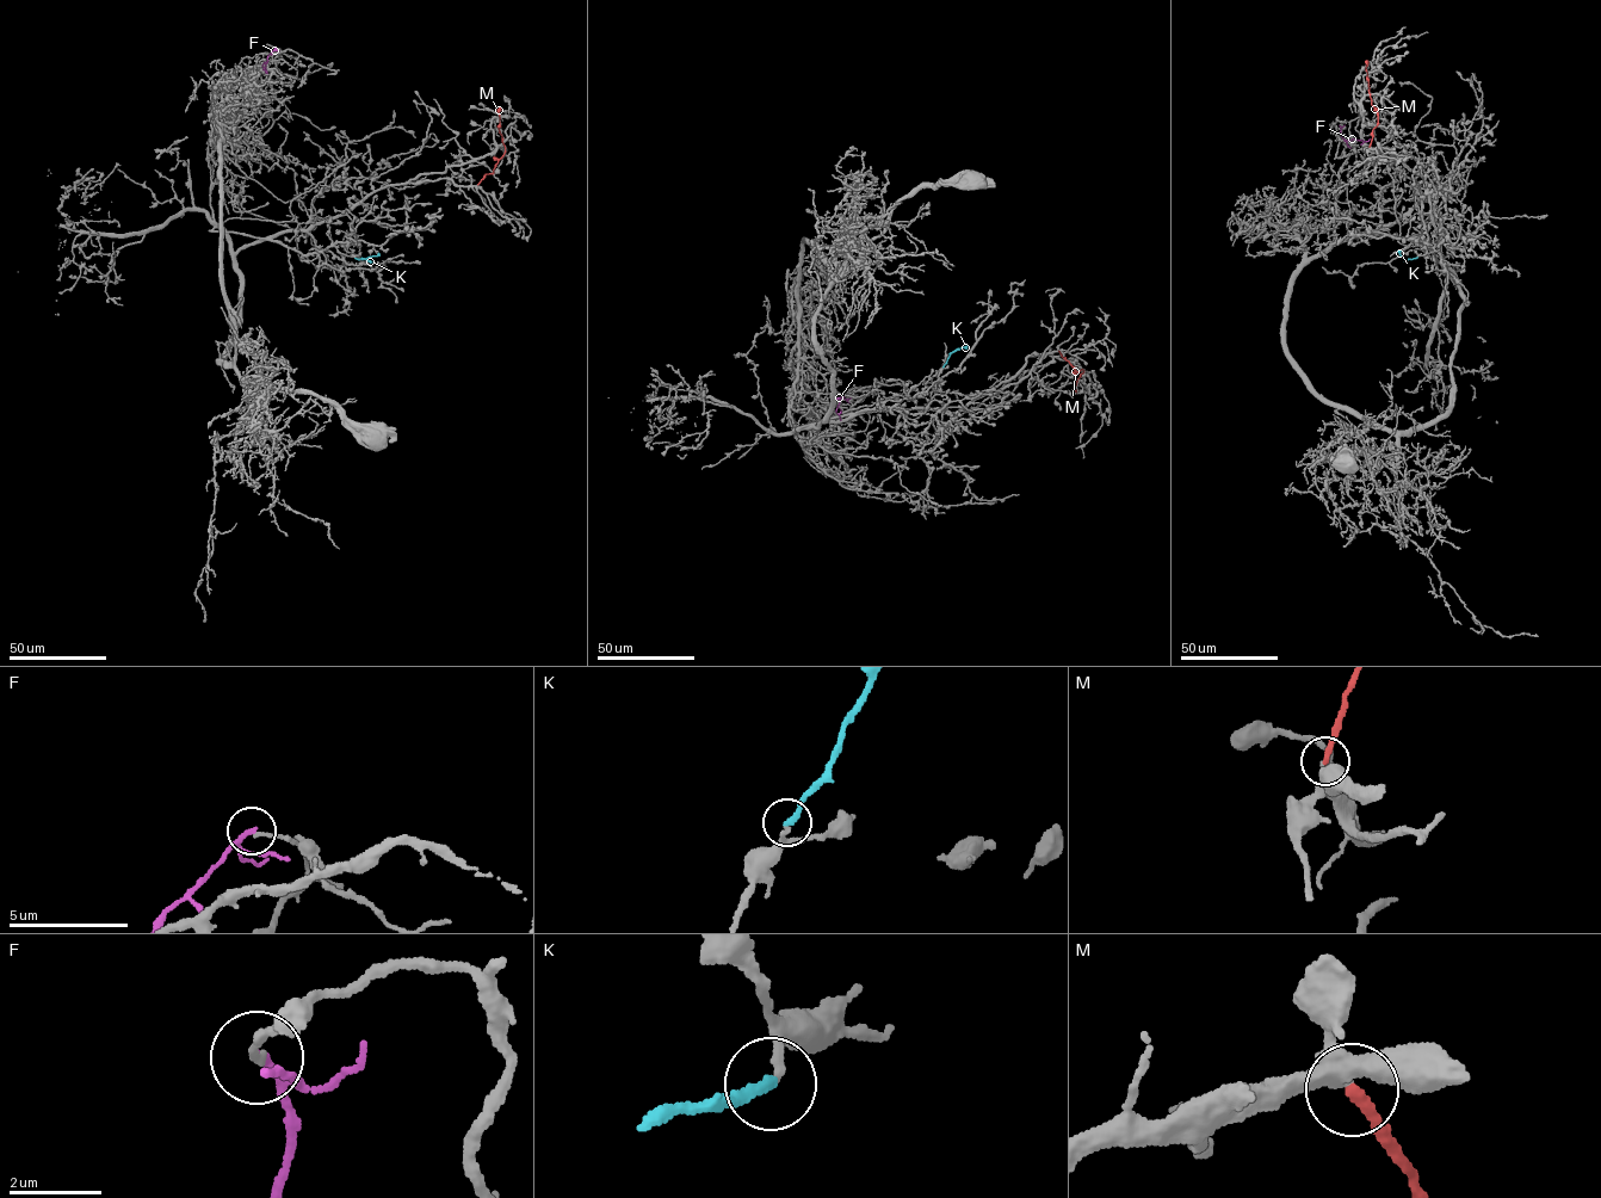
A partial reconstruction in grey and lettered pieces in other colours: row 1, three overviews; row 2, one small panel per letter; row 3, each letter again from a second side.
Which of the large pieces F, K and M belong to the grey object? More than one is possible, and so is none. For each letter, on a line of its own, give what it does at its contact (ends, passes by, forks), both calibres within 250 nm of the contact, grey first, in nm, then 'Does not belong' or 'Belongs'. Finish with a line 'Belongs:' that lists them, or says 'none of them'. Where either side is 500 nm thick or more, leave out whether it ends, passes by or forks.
F: It passes by. Thickness 130 nm (grey) against 140 nm. Does not belong
K: It ends there. Thickness 190 nm (grey) against 240 nm. Belongs
M: It ends there. Thickness 240 nm (grey) against 240 nm. Does not belong
Belongs: K

